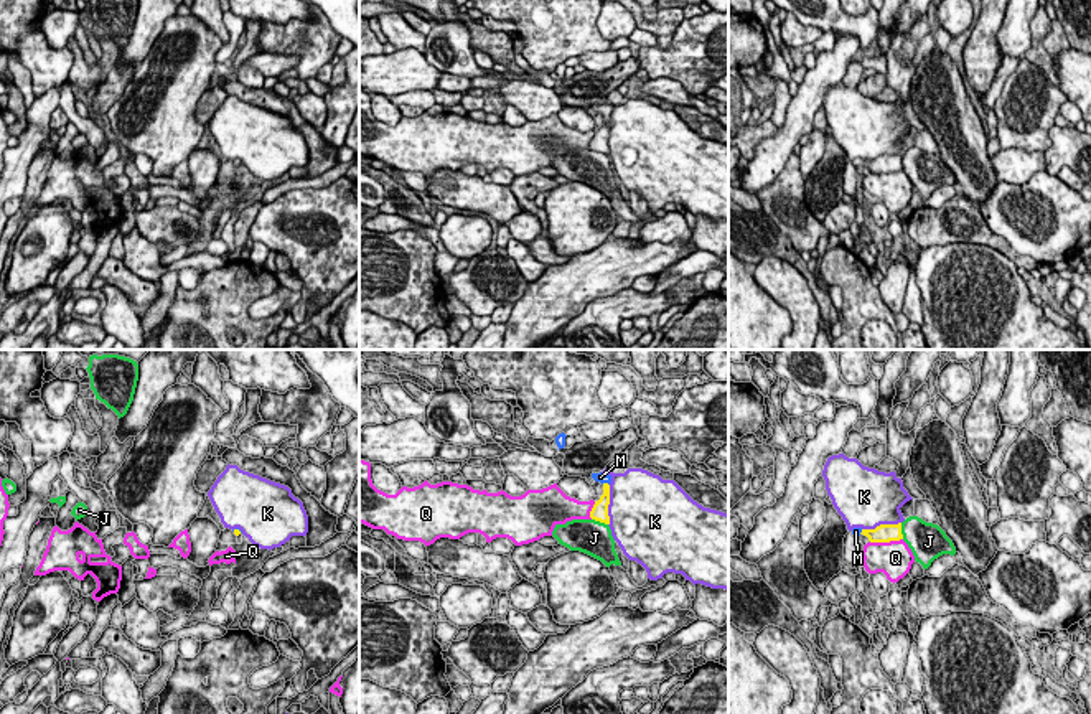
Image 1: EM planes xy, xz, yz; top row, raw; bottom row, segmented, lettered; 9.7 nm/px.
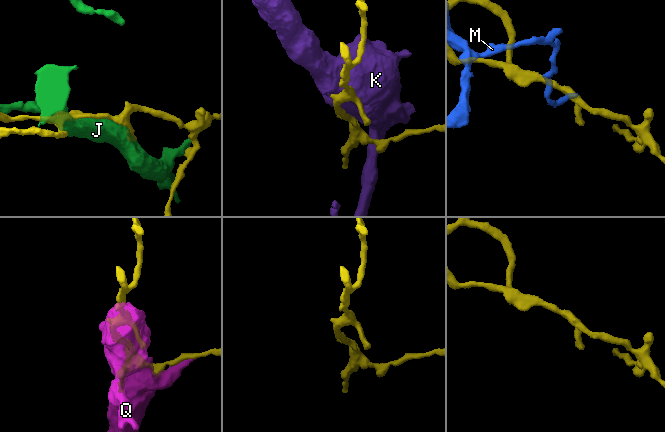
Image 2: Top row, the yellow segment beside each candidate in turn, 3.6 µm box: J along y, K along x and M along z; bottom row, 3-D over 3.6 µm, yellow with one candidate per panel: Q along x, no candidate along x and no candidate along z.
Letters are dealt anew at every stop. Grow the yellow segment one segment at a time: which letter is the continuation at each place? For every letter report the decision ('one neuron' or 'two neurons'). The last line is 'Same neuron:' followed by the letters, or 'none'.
J: two neurons
K: two neurons
M: one neuron
Q: two neurons
Same neuron: M

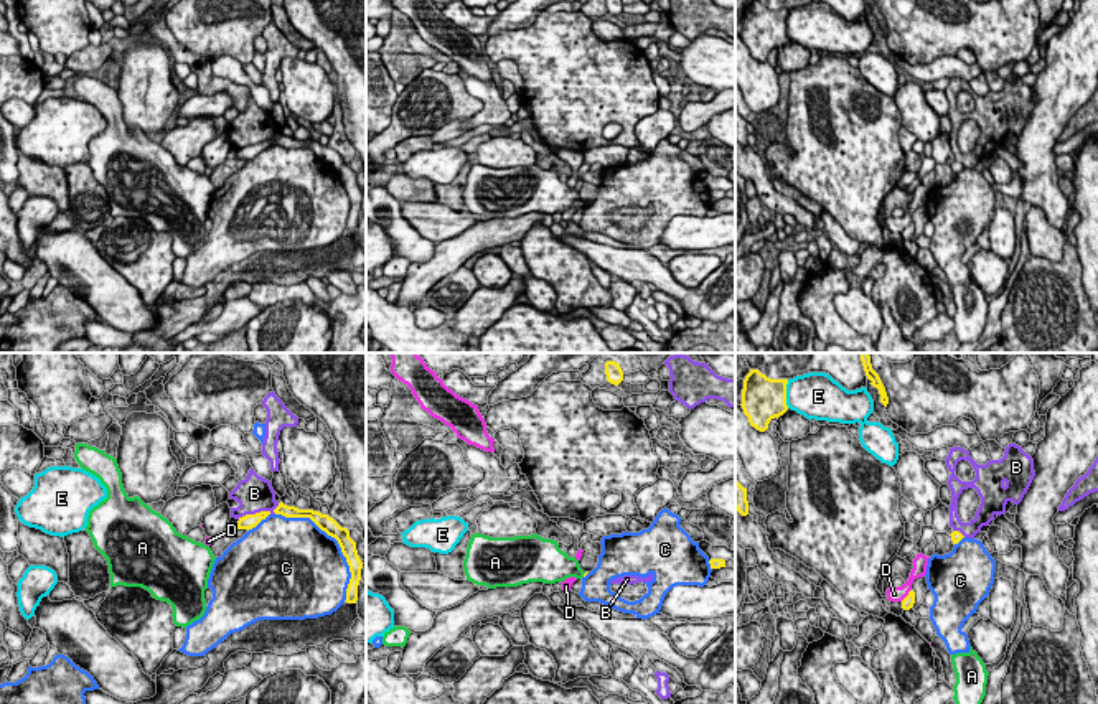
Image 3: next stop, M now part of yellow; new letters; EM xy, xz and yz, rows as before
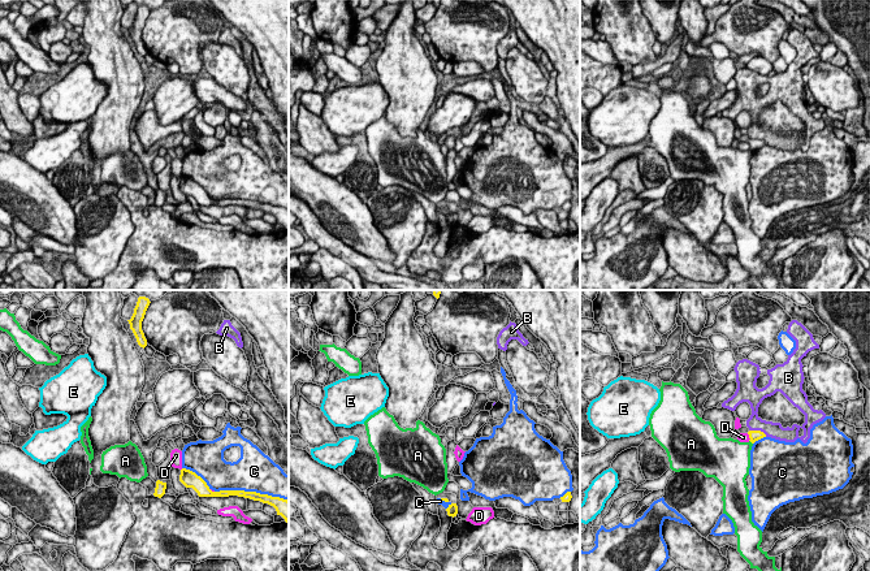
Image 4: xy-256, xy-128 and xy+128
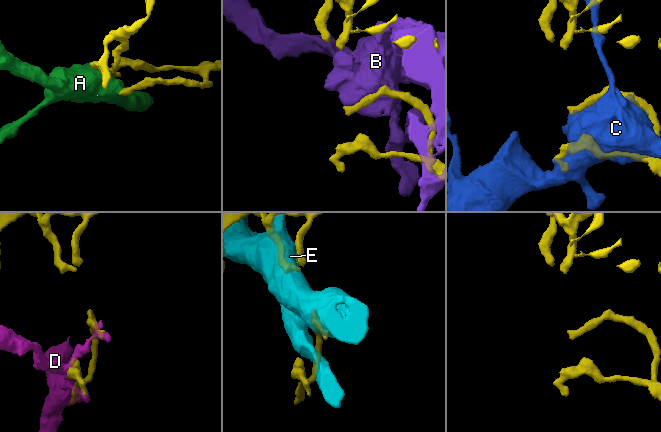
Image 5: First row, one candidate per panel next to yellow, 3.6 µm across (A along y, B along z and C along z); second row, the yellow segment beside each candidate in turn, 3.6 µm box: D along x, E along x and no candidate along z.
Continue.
A: two neurons
B: two neurons
C: two neurons
D: two neurons
E: two neurons
Same neuron: none

